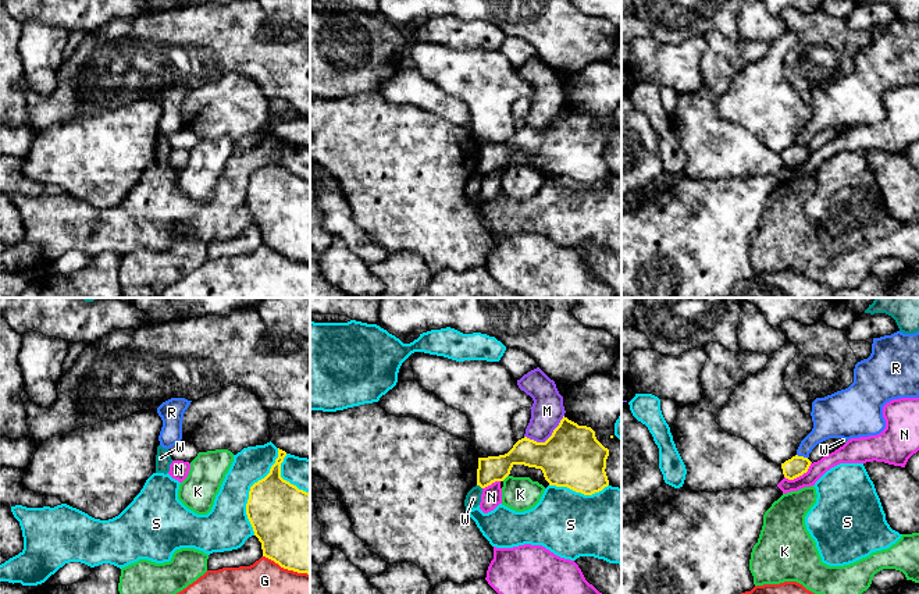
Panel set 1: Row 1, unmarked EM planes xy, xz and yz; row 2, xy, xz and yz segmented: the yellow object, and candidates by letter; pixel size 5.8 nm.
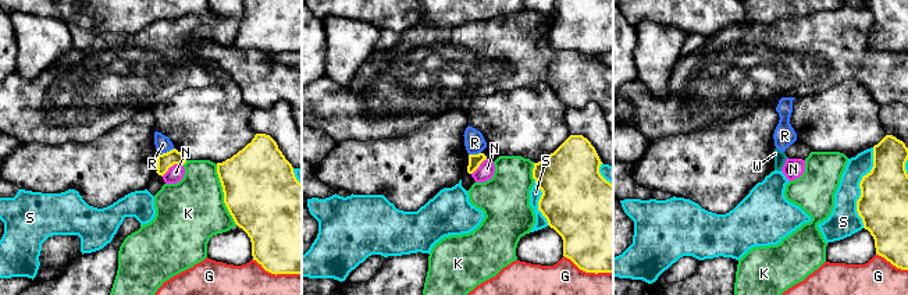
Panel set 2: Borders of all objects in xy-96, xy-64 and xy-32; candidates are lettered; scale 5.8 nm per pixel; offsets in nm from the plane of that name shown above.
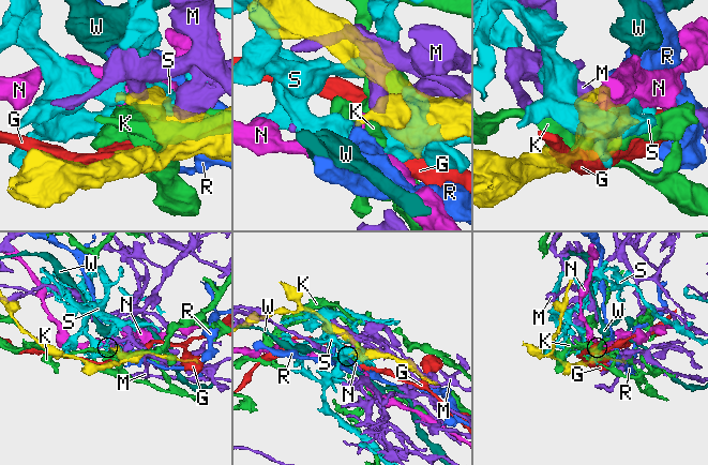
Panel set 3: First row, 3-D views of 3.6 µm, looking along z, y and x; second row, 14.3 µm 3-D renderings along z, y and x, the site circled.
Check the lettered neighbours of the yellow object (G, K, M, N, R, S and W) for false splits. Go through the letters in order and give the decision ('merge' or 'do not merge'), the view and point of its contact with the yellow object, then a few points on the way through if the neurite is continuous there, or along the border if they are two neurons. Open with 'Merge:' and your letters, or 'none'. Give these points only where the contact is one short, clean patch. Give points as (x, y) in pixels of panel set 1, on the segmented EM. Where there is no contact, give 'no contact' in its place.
Merge: none
G: do not merge; contact xy (287, 568)
K: do not merge; contact xz (505, 477)
M: do not merge; contact xz (548, 438)
N: do not merge; contact yz (800, 475); border yz (811, 462), (809, 468), (801, 475), (793, 479), (784, 477)
R: do not merge; contact yz (802, 456); border yz (797, 454), (807, 458)
S: do not merge; contact xy (250, 490)
W: do not merge; contact xz (480, 486); border xz (477, 484), (481, 488)

